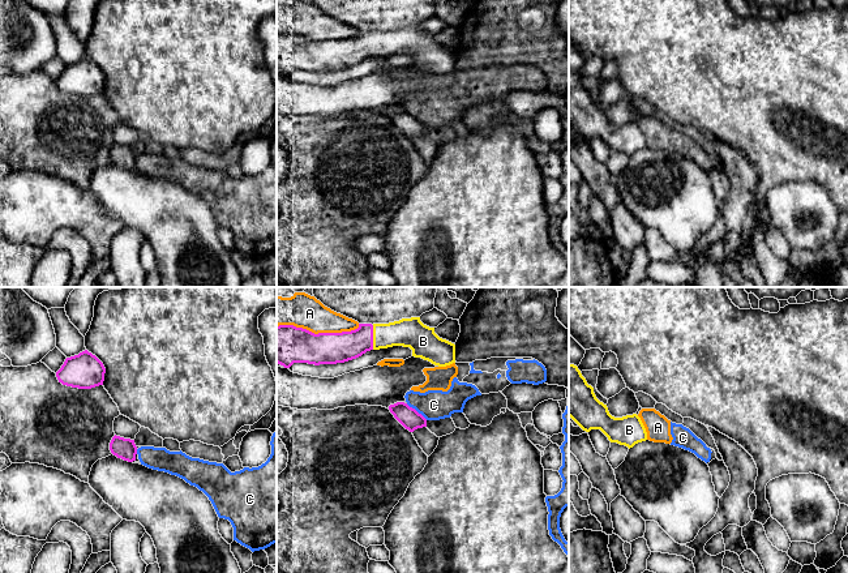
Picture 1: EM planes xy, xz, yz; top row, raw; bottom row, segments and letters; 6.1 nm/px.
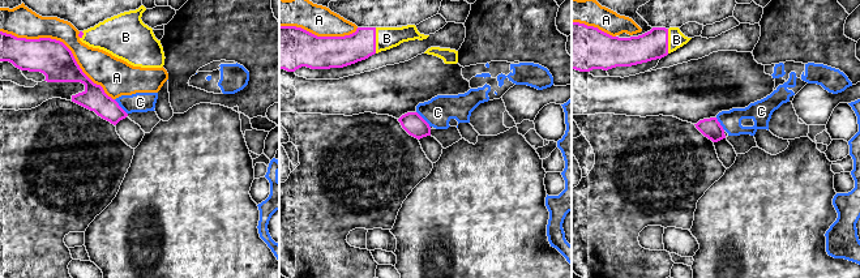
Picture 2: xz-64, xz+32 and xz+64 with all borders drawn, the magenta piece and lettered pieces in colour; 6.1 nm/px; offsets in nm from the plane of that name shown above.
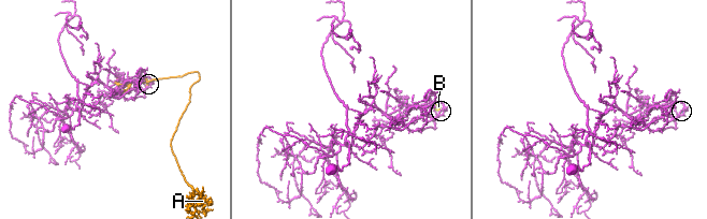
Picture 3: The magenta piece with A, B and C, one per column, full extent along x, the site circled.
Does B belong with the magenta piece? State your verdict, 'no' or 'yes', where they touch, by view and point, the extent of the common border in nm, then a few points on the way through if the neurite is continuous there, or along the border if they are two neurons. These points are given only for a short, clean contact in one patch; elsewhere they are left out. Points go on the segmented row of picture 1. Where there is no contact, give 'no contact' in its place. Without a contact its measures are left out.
yes; contact xz (372, 337); length 150 nm

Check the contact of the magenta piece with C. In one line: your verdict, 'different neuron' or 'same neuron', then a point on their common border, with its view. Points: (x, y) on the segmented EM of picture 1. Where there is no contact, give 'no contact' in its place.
different neuron | xz (415, 410)

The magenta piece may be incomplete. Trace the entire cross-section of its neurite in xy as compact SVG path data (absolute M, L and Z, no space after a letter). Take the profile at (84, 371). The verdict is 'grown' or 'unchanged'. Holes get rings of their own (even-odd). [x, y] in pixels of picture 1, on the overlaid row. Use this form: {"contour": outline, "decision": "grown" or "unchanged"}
{"contour": "M87 350L67 358L56 372L59 382L78 389L91 389L103 385L106 368L103 363Z", "decision": "unchanged"}

